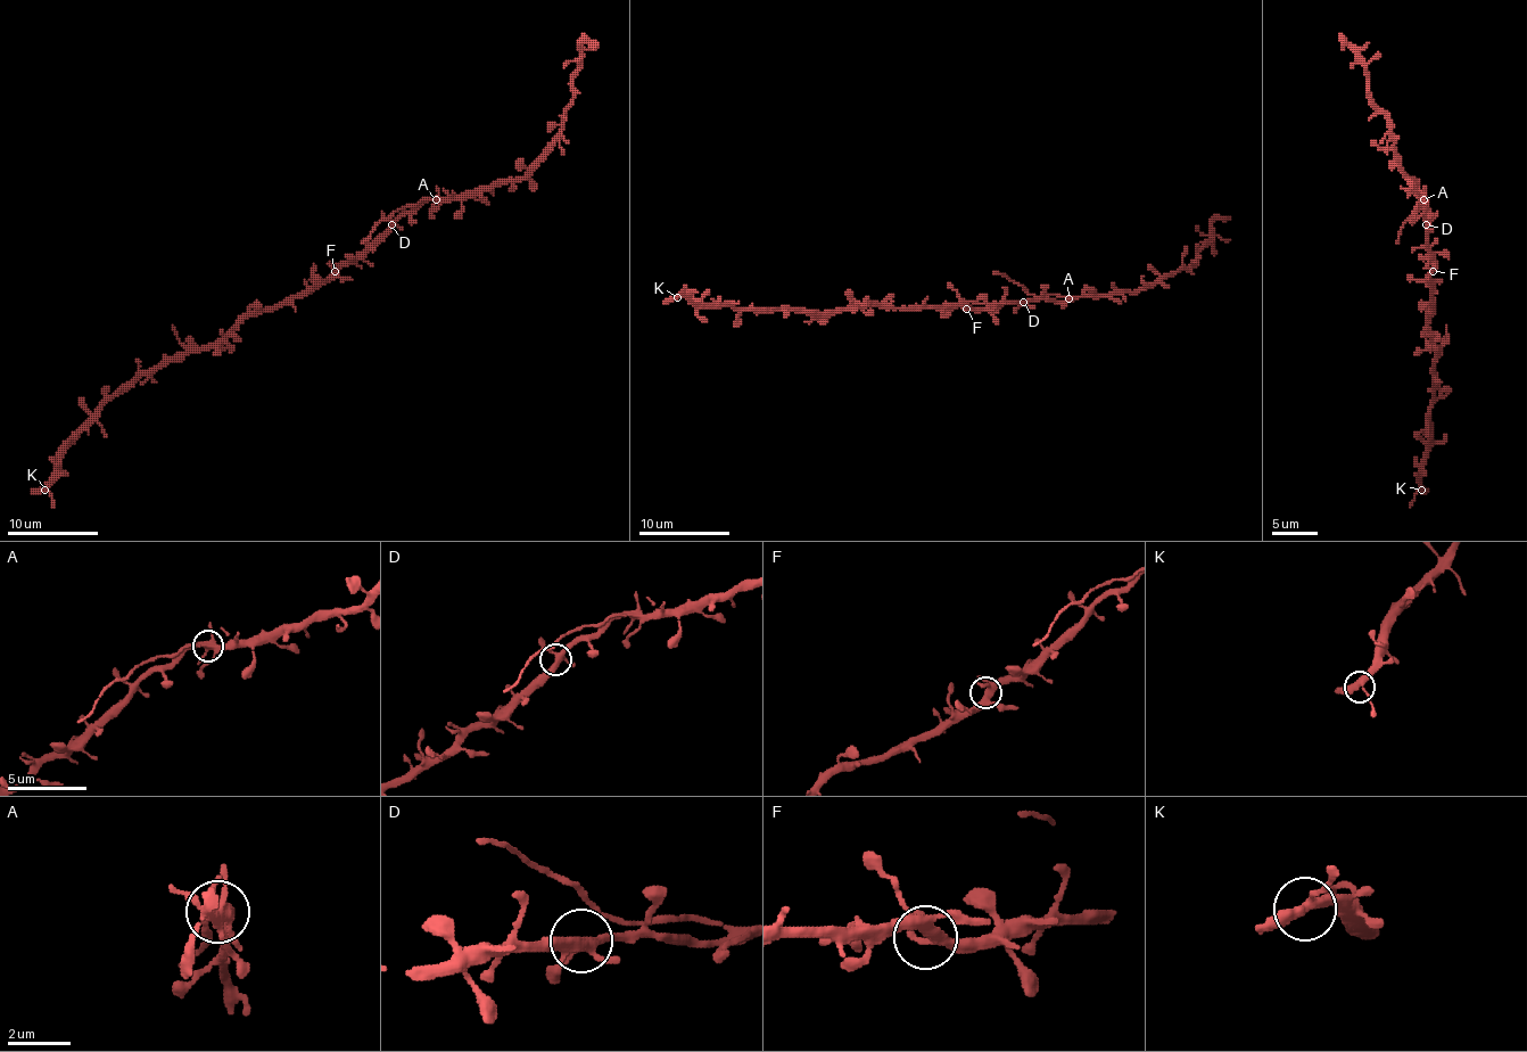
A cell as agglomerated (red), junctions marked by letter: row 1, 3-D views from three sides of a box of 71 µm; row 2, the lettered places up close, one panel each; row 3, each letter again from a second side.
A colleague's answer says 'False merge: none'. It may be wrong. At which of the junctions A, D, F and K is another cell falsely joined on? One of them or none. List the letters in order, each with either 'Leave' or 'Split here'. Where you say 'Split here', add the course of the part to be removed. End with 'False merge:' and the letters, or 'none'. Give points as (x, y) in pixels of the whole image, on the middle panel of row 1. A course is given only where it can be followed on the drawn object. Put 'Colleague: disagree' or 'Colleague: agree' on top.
Colleague: disagree
A: Split here. Course of the part to remove: (1069, 300), (1053, 295), (1034, 297), (1007, 277), (993, 274)
D: Leave
F: Leave
K: Leave
False merge: A

